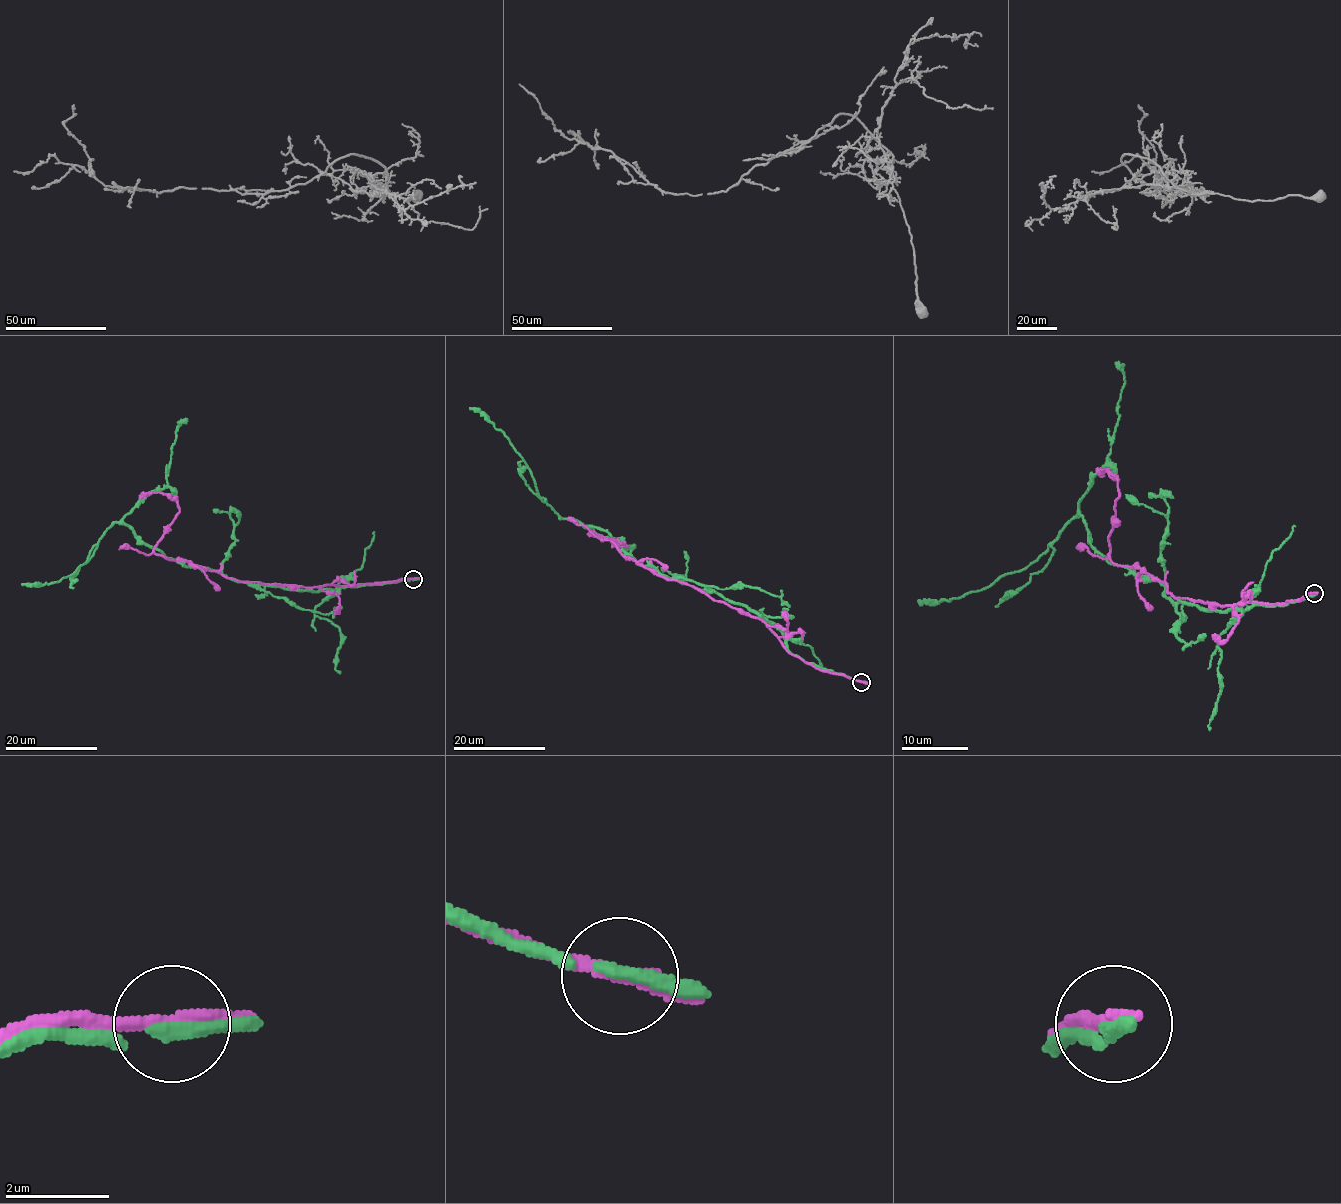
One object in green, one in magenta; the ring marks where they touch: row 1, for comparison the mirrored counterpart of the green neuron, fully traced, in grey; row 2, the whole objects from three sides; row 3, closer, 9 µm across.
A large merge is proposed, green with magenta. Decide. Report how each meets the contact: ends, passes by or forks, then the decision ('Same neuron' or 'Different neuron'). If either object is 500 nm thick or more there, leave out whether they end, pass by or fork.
At the ring green passes by. At the ring magenta passes by. Different neuron

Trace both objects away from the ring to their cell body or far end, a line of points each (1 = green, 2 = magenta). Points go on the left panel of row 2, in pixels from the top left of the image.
1: (413, 579), (316, 590), (248, 585), (213, 570), (184, 566), (113, 522), (72, 574), (51, 584), (21, 584)
2: (413, 579), (311, 587), (241, 582), (157, 555), (154, 546), (179, 506), (160, 492), (139, 498)

